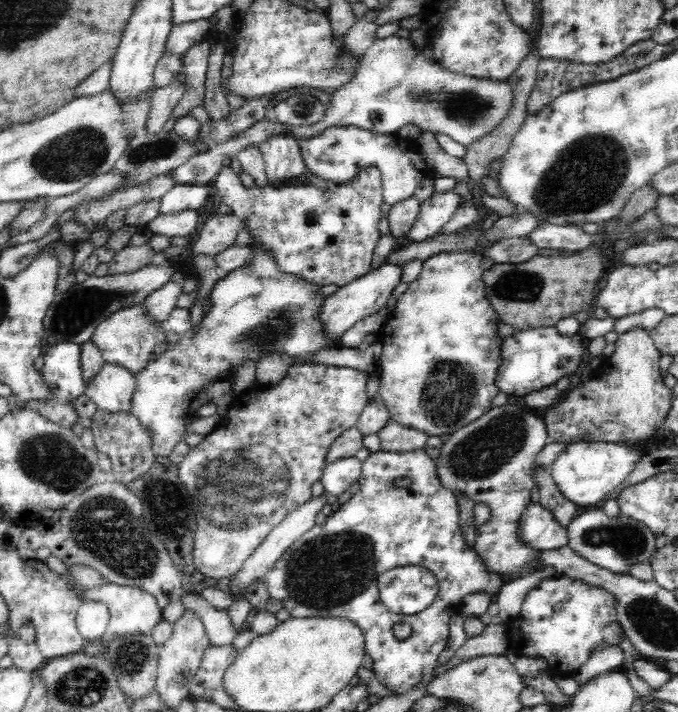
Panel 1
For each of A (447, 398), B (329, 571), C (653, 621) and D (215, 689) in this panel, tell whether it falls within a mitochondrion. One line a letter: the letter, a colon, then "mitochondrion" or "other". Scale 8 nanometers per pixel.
A: mitochondrion
B: mitochondrion
C: mitochondrion
D: other

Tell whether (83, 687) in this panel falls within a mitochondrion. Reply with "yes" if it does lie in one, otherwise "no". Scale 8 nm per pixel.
yes

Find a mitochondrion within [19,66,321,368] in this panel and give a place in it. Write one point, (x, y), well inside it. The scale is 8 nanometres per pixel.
(78, 153)

